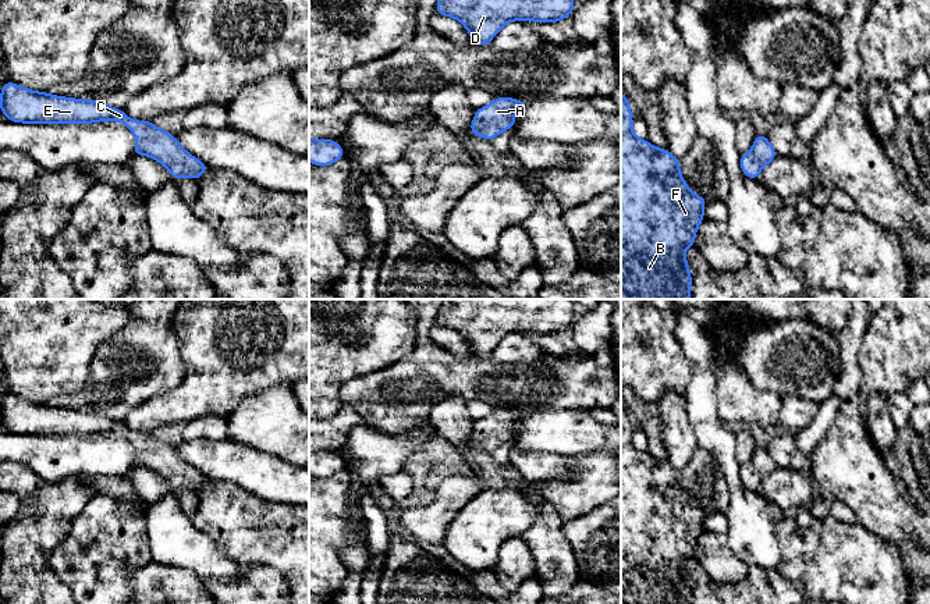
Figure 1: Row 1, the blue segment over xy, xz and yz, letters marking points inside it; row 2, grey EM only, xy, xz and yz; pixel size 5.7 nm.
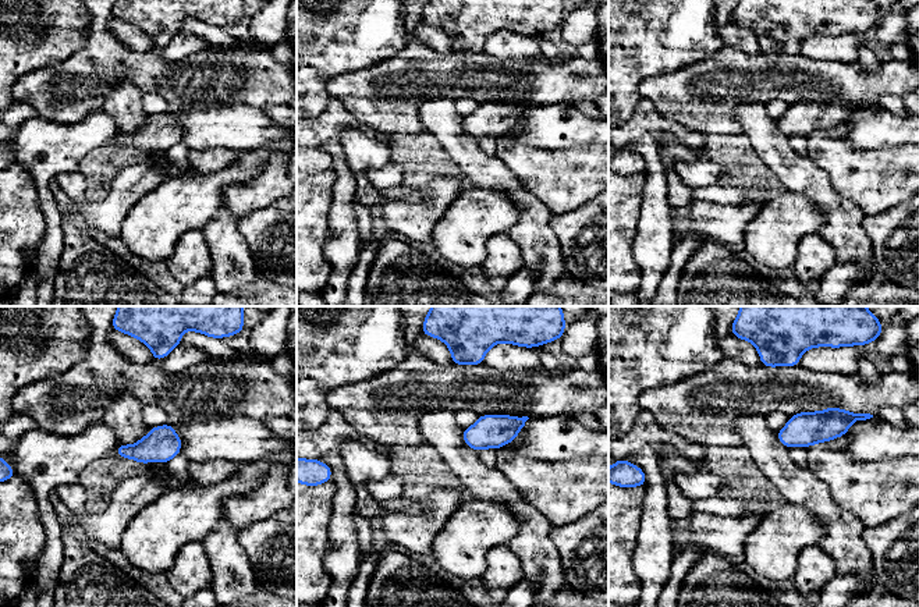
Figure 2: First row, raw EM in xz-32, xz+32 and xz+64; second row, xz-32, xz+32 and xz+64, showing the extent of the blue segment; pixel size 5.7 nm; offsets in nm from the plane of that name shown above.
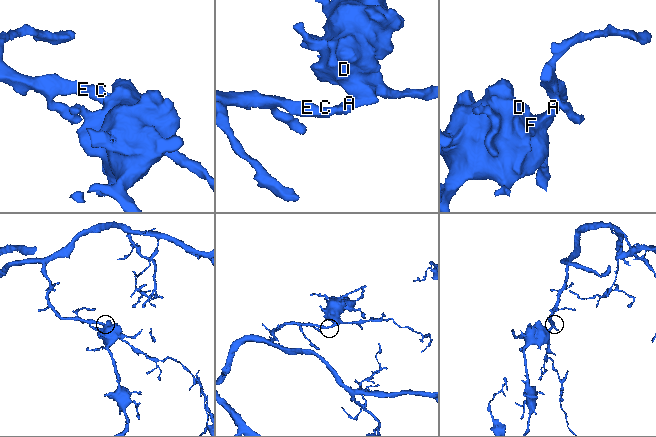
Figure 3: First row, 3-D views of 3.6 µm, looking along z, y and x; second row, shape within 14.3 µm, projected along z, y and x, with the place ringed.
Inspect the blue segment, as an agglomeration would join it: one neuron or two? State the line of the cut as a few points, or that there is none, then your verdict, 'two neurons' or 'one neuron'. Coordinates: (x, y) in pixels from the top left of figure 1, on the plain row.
cut none; one neuron

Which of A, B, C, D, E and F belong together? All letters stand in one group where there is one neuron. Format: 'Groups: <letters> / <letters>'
Groups: A B C D E F

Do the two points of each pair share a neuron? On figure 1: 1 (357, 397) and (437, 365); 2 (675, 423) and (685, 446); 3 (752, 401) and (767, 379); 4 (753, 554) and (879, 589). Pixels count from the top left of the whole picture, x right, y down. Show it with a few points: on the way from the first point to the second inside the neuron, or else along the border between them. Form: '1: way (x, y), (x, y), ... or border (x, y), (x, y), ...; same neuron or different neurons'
1: way (376, 397), (400, 397), (418, 382); same neuron
2: way (677, 429), (680, 440); same neuron
3: border (739, 363), (755, 387), (771, 390), (781, 398); different neurons
4: border (774, 529), (780, 550), (778, 568); different neurons

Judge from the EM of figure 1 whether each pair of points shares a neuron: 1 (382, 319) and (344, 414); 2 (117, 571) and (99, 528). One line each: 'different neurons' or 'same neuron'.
1: different neurons
2: same neuron

